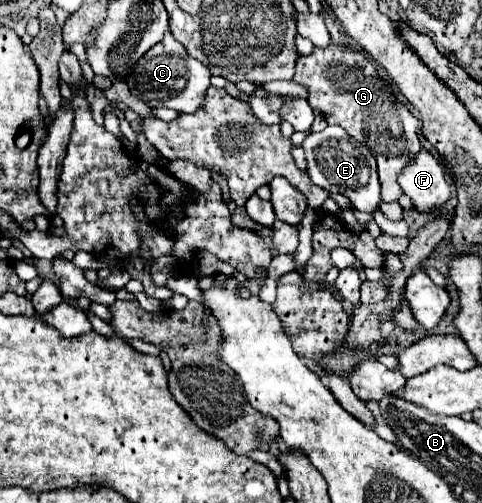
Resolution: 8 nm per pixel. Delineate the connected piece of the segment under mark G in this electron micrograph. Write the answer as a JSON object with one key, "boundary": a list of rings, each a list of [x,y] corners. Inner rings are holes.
{"boundary":[[[330,43],[324,49],[314,47],[308,57],[298,57],[294,81],[308,89],[310,105],[320,109],[328,123],[338,123],[354,139],[368,139],[366,145],[378,163],[382,199],[396,201],[402,195],[396,181],[398,171],[422,149],[422,145],[418,139],[418,119],[394,95],[390,83],[380,77],[378,67],[352,45]]]}

